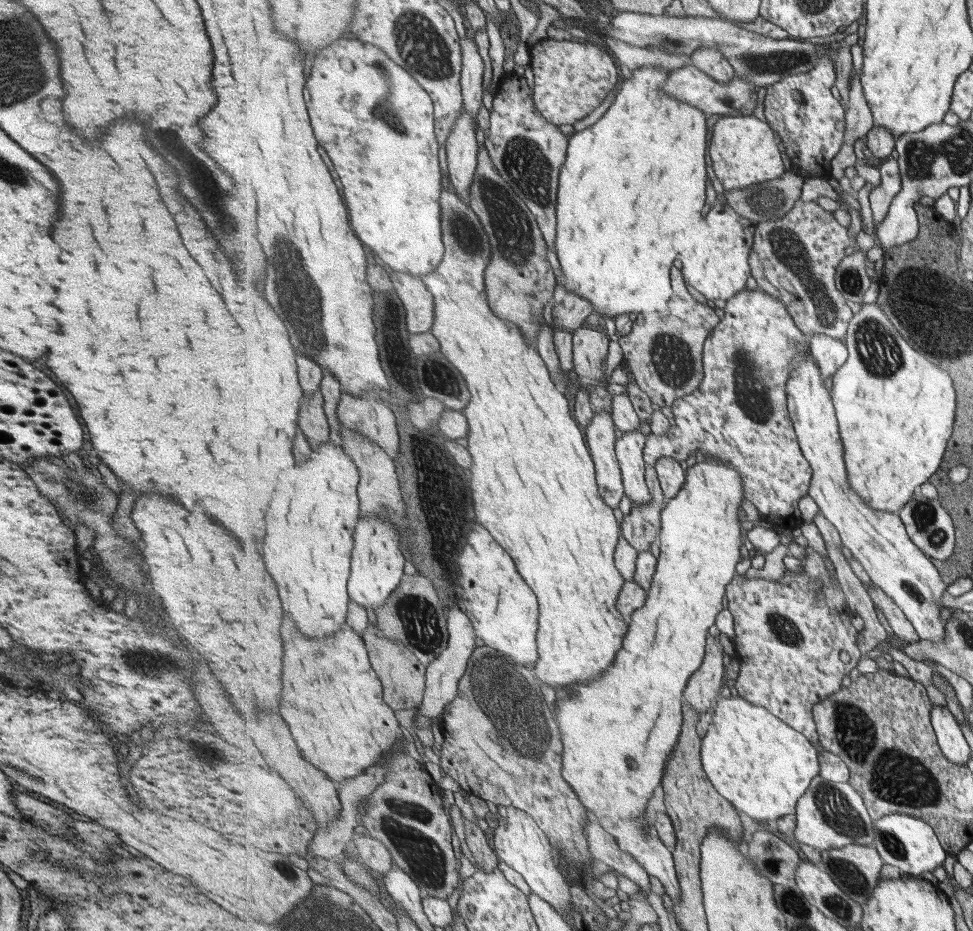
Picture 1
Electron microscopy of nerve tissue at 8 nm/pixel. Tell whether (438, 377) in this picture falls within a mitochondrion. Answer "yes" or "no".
yes

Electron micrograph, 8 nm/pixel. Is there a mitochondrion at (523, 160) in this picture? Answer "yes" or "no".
yes

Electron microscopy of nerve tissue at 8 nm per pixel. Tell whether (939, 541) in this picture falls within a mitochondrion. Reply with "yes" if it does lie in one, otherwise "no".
yes

